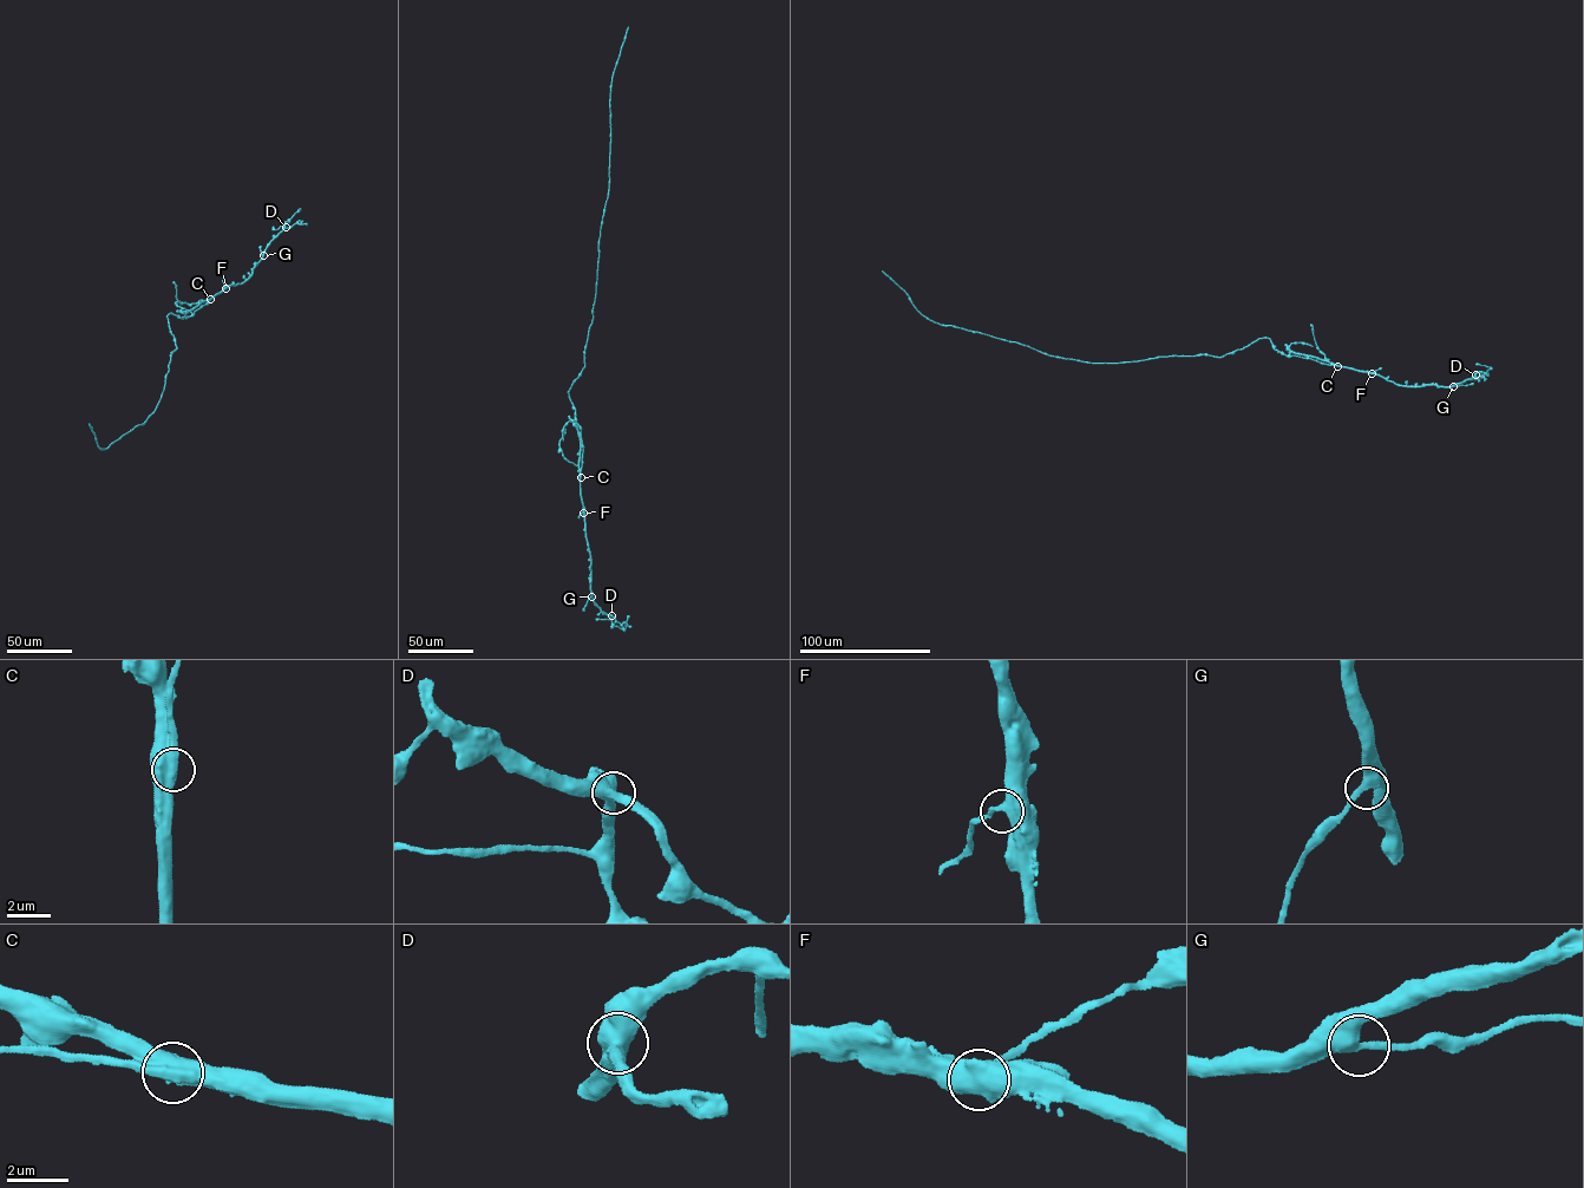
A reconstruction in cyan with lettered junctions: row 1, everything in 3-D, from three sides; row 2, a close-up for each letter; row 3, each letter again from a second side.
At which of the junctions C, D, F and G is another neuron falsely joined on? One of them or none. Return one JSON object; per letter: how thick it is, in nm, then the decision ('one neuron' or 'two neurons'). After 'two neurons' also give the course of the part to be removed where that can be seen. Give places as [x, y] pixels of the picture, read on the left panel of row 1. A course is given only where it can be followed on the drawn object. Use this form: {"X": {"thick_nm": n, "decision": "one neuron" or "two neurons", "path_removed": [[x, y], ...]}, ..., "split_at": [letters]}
{"C": {"thick_nm": 650, "decision": "two neurons", "path_removed": [[210, 299], [191, 315], [167, 317], [177, 348], [170, 354], [159, 400], [144, 424], [102, 450], [89, 424]]}, "D": {"thick_nm": 550, "decision": "one neuron"}, "F": {"thick_nm": 500, "decision": "one neuron"}, "G": {"thick_nm": 480, "decision": "one neuron"}, "split_at": ["C"]}

